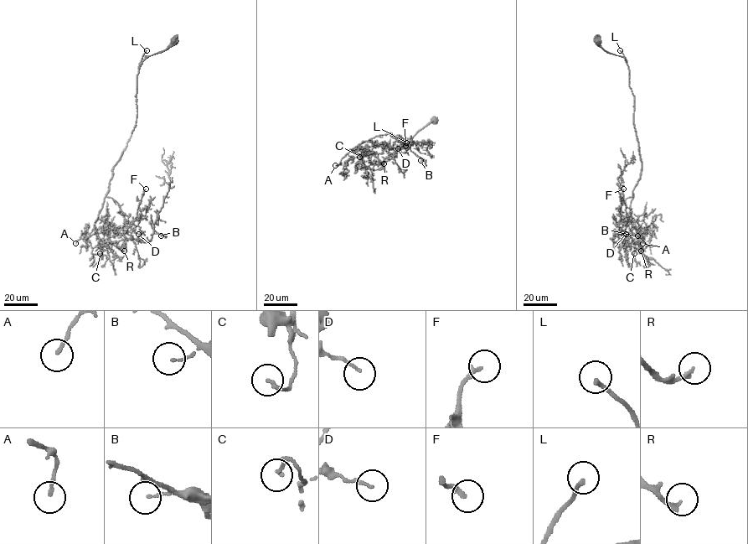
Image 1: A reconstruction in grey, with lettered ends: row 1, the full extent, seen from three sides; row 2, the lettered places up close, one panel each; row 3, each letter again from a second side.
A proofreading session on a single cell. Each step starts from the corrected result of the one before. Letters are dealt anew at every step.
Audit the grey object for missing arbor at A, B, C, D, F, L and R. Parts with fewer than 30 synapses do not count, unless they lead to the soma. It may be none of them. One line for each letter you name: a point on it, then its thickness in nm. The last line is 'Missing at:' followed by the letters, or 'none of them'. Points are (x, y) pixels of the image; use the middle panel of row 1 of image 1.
A: place (335, 165); calibre 160 nm
L: place (406, 142); calibre 180 nm
R: place (384, 163); calibre 200 nm
Missing at: A, L, R

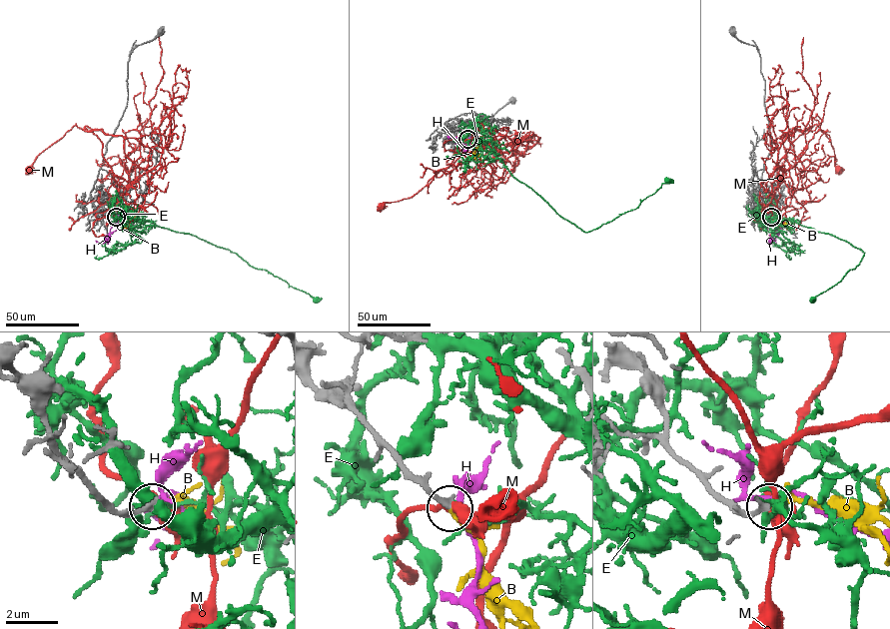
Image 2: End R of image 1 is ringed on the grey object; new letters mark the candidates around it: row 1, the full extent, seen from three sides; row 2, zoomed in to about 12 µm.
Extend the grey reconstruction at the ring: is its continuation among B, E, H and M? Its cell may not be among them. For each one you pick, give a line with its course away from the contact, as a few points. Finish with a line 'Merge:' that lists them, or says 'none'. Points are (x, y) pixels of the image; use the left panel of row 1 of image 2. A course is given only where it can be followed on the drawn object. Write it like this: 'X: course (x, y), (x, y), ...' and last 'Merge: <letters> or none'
Merge: B

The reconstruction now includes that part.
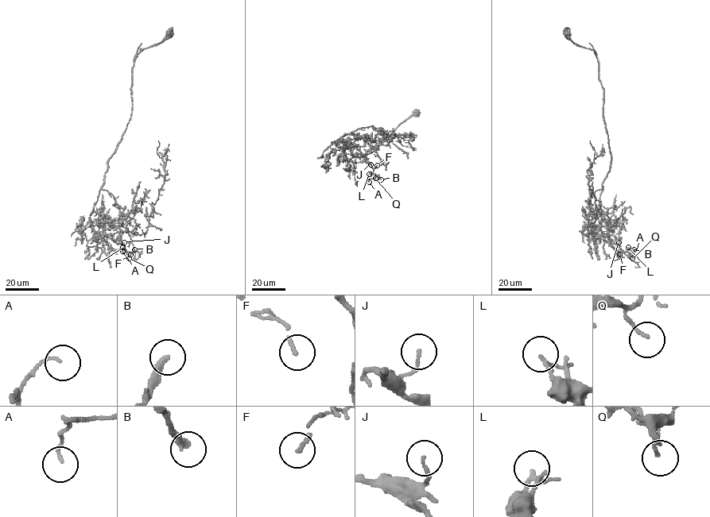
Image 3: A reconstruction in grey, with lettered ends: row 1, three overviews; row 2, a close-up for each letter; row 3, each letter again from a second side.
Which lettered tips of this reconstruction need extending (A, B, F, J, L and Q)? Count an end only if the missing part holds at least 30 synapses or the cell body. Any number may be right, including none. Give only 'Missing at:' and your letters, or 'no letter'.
Missing at: no letter

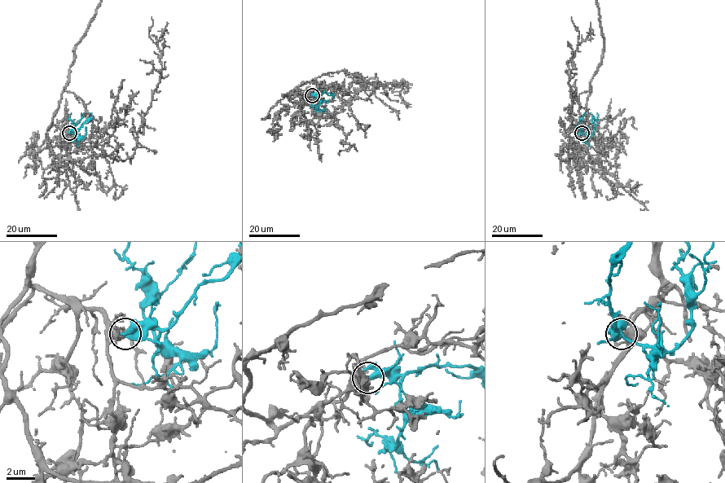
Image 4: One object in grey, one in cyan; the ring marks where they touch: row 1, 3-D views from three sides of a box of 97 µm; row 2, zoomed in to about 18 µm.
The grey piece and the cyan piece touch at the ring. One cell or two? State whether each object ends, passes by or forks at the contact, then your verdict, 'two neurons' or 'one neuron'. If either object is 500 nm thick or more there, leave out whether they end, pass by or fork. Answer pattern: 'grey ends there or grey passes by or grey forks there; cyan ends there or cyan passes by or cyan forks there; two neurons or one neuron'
grey passes by; cyan passes by; one neuron

